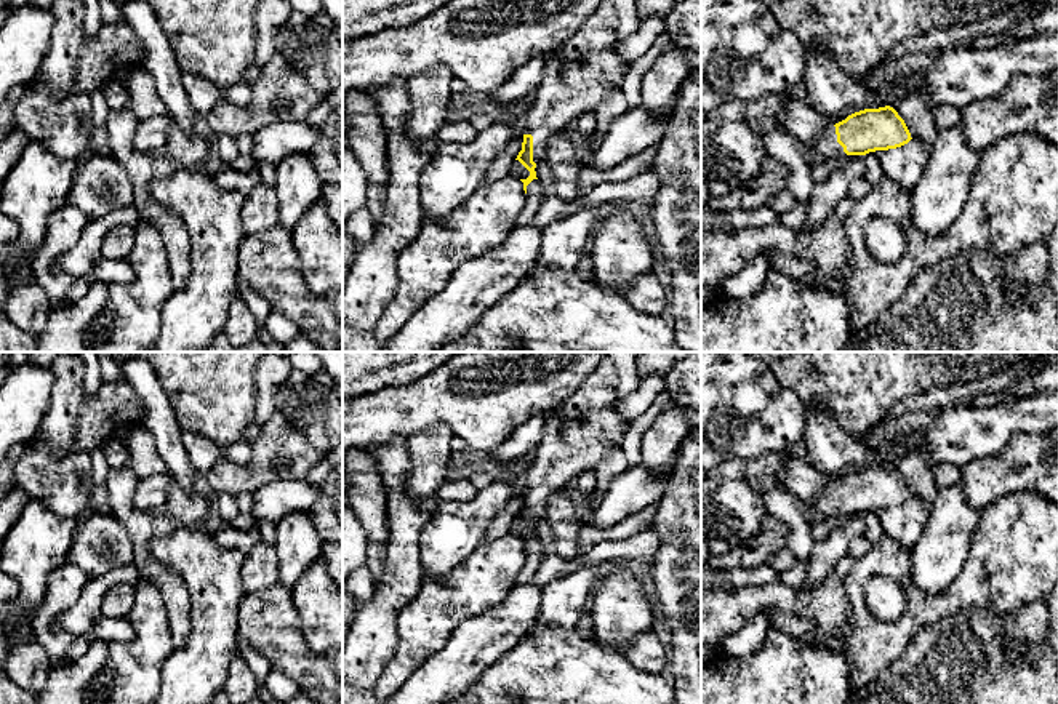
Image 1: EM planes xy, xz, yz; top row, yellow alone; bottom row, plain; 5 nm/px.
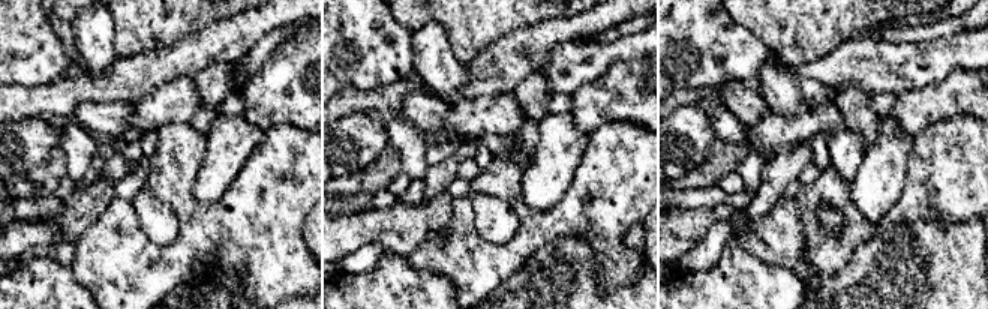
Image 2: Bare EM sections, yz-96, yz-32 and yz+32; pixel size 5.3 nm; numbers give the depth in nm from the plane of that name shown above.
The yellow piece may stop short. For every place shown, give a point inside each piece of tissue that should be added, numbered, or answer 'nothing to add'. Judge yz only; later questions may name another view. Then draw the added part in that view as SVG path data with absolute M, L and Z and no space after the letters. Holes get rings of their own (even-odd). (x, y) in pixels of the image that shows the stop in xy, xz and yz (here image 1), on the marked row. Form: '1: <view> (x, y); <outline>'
1: yz (826, 148); M834 123L812 144L804 146L808 158L816 162L829 162L829 160L848 160L855 155L847 155L844 147L837 142L836 126Z

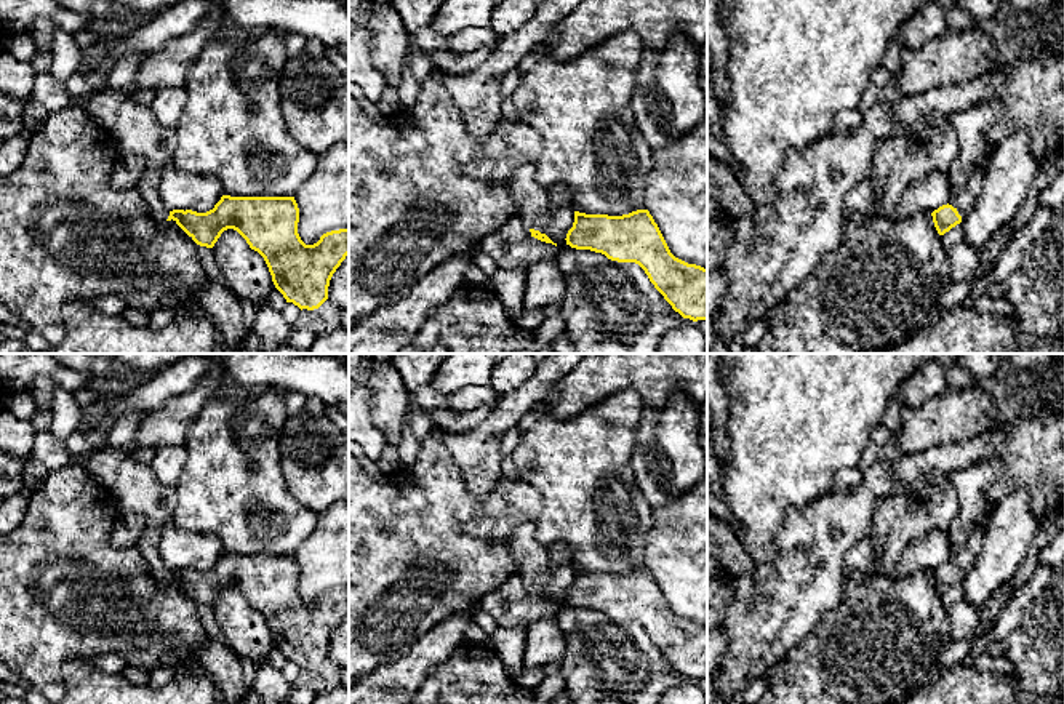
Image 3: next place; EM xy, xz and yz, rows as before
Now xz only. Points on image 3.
1: xz (511, 245); M518 216L483 237L477 248L499 269L530 267L557 258L557 246L534 238Z

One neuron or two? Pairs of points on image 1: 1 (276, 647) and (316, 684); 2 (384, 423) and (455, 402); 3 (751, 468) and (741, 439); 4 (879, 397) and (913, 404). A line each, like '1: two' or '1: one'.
1: one
2: one
3: two
4: two

